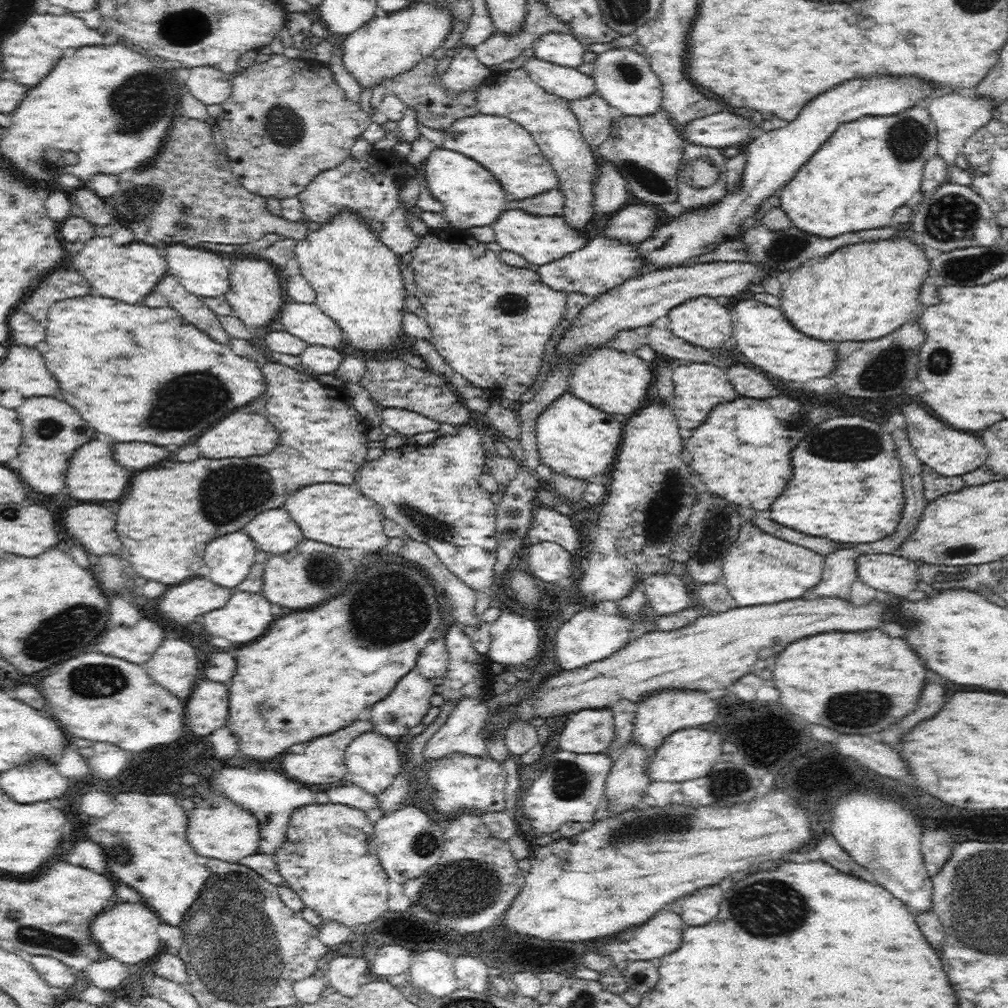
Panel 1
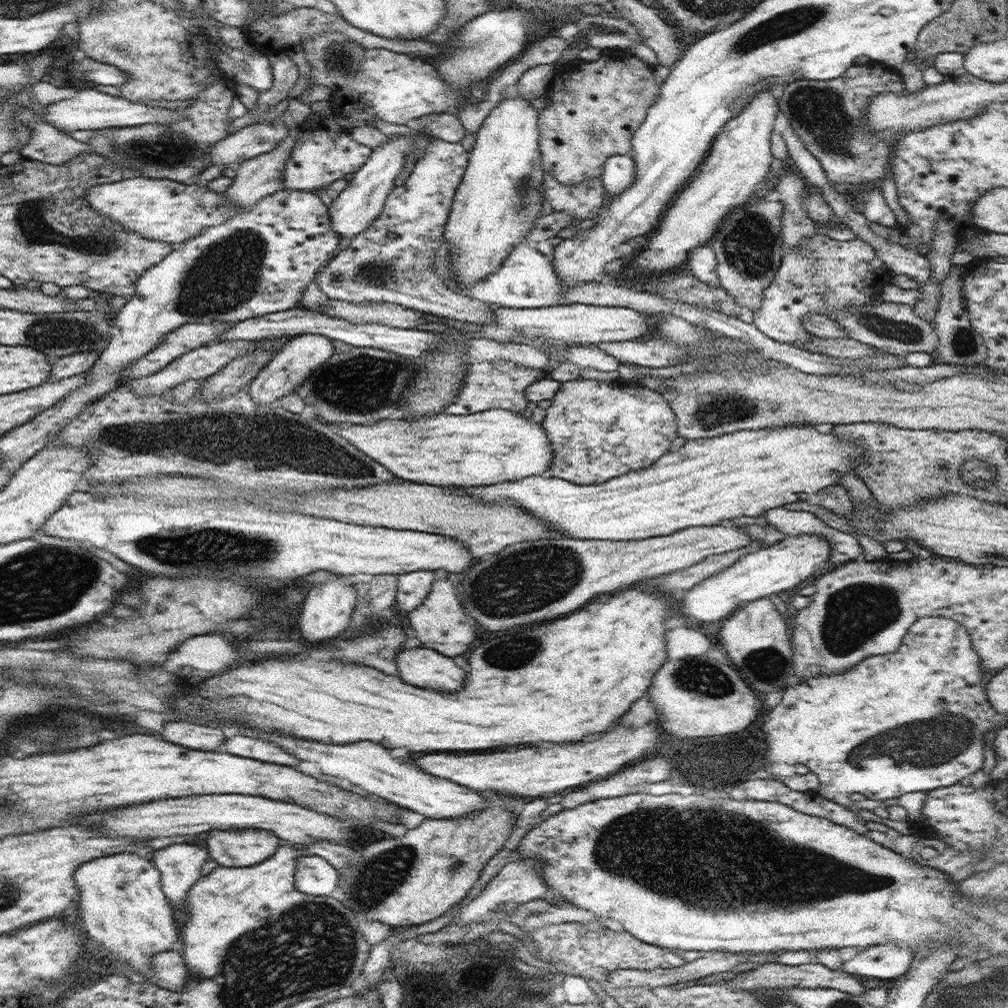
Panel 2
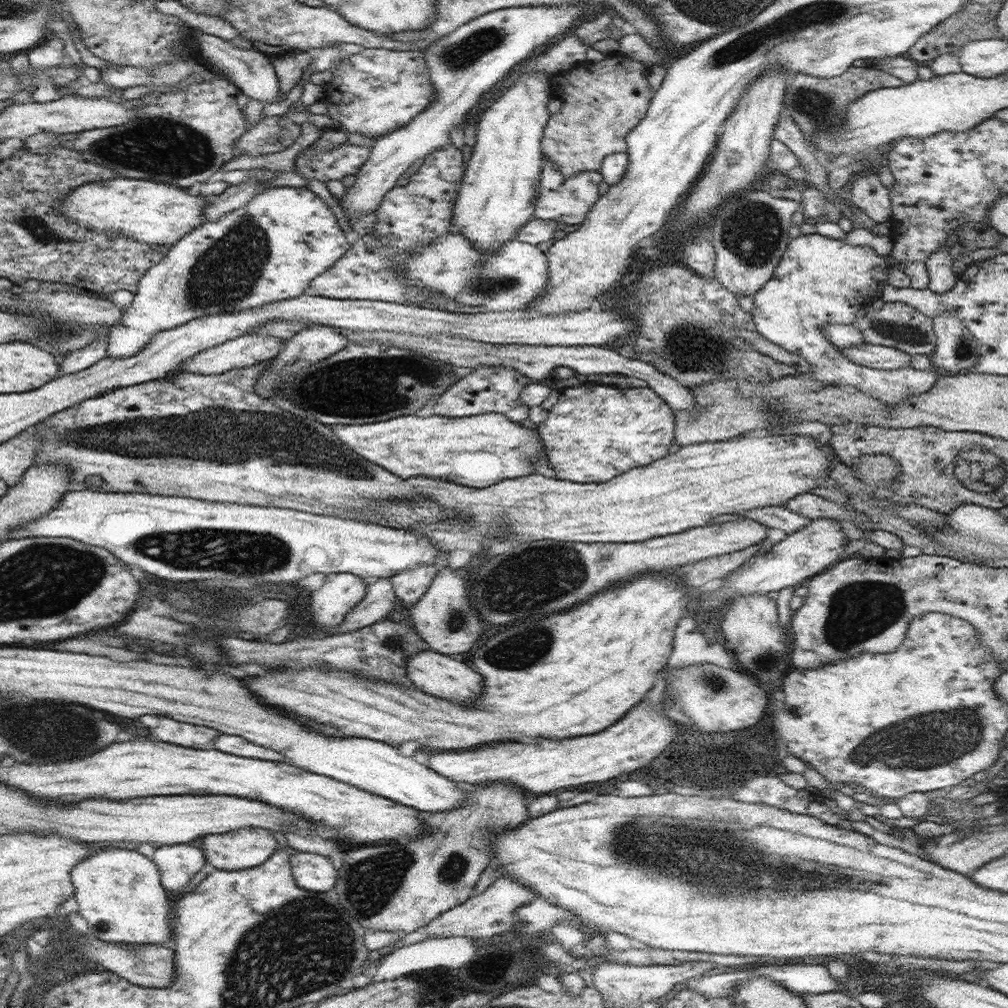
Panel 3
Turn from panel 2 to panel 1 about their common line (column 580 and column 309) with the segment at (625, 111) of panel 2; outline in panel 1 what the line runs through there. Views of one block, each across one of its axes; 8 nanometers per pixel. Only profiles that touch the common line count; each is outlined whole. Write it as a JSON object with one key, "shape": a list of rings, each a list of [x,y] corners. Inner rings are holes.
{"shape":[[[272,53],[264,61],[256,62],[252,68],[232,75],[231,82],[233,91],[230,98],[221,105],[222,113],[216,128],[225,138],[225,152],[232,175],[246,190],[265,198],[273,196],[285,199],[306,190],[306,186],[322,172],[342,164],[350,156],[354,142],[373,123],[359,102],[352,102],[346,97],[334,80],[330,68],[316,59],[290,60],[284,54]]]}

